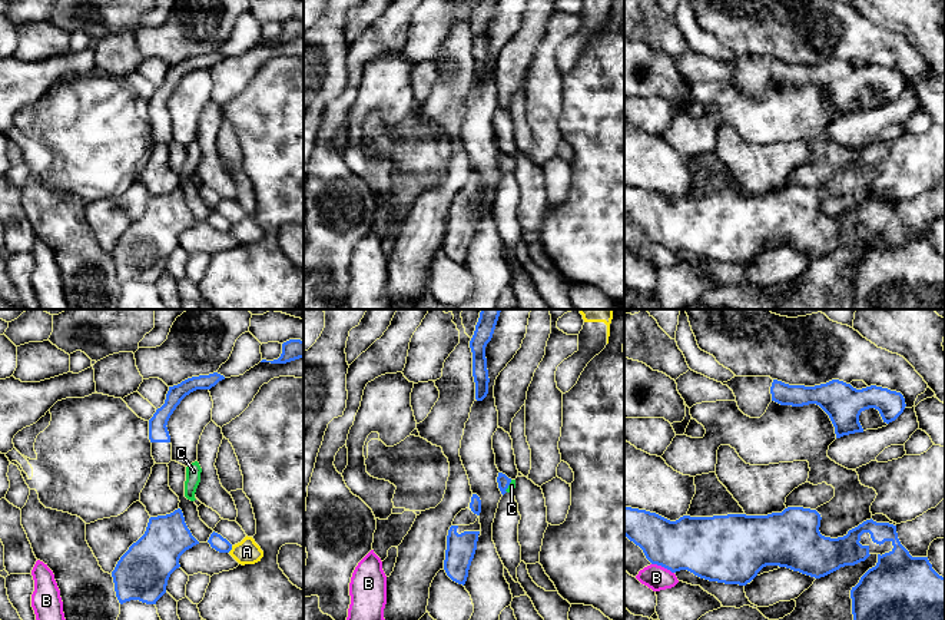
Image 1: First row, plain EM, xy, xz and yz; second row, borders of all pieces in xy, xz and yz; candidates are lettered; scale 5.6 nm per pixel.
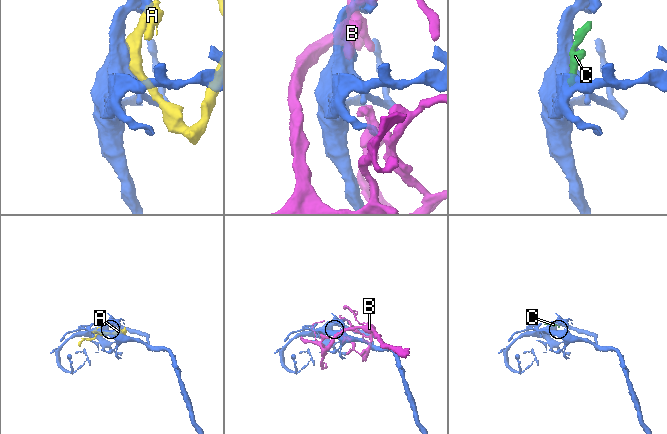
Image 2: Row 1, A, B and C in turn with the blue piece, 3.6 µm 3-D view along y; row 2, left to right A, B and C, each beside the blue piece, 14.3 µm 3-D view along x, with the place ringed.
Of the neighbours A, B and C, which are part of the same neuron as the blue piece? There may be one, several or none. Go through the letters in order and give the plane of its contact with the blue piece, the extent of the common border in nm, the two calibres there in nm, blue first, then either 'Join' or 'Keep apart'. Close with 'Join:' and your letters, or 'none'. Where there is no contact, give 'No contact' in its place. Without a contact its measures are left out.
A: Touches blue in xy. Shared border 50 nm. Thickness 90 nm (blue) against 140 nm. Keep apart
B: Touches blue in yz. Shared border 140 nm. Thickness 320 nm (blue) against 140 nm. Keep apart
C: Touches blue in xz. Shared border 80 nm. Thickness 70 nm (blue) against 40 nm. Join
Join: C

